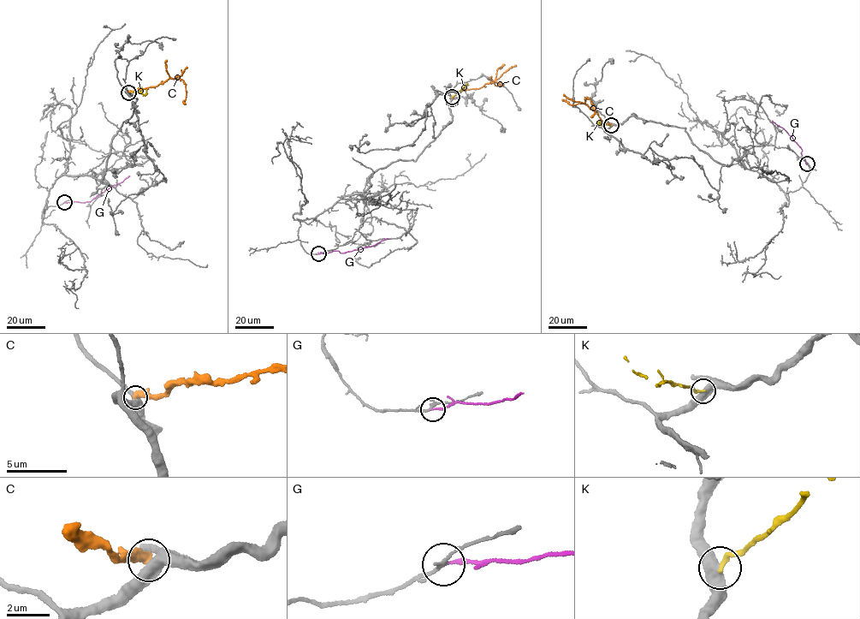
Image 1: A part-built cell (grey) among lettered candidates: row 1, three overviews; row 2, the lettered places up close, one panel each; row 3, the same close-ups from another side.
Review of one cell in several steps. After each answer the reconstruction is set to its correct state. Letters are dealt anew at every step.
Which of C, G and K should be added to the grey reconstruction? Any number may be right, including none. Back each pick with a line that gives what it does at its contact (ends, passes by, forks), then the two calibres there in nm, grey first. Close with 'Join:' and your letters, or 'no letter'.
Join: no letter

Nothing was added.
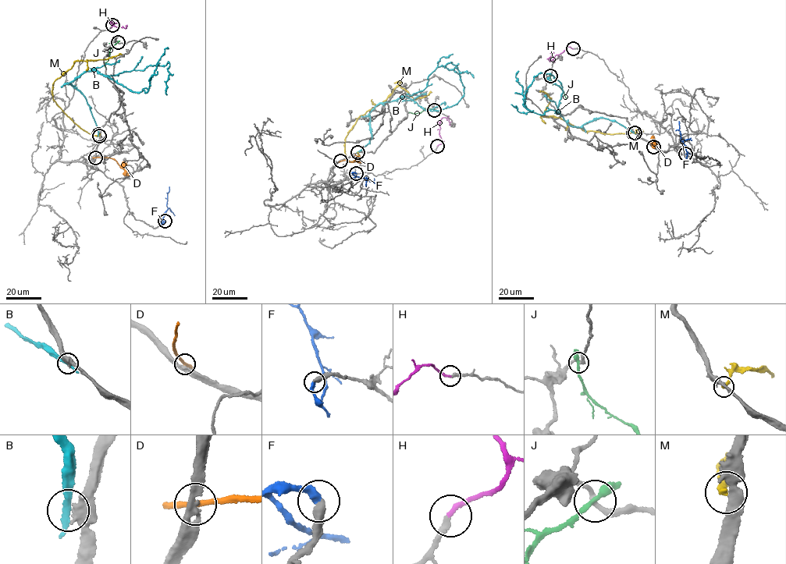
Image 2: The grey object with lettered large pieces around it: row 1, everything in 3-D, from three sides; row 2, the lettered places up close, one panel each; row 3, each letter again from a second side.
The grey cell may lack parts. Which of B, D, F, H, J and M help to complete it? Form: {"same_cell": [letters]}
{"same_cell": ["F", "H"]}

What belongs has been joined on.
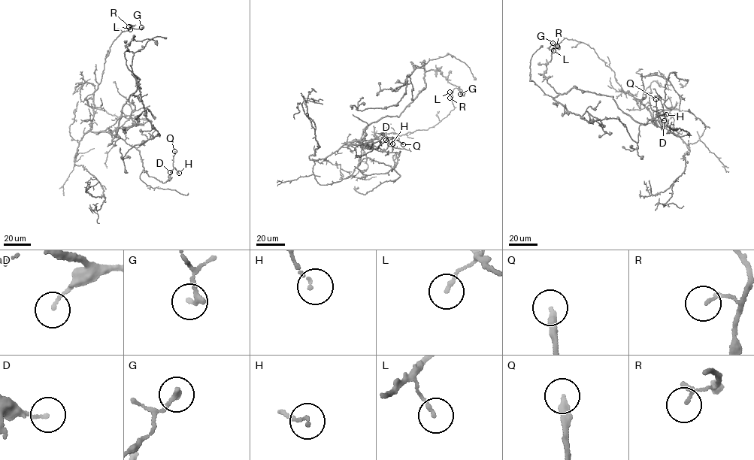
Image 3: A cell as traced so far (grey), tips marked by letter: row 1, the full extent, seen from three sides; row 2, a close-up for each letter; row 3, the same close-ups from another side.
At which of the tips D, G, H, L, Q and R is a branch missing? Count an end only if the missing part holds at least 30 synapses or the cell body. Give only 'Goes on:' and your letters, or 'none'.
Goes on: none

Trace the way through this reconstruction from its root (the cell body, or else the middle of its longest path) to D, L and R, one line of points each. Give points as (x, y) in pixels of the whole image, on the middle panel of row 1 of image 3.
D: (378, 120), (364, 128), (361, 142), (371, 149), (364, 145), (369, 148), (383, 137), (380, 133), (386, 140)
L: (378, 120), (364, 128), (360, 140), (345, 143), (428, 129), (454, 109), (449, 92)
R: (378, 120), (364, 128), (360, 140), (345, 143), (428, 129), (454, 109), (449, 98)

